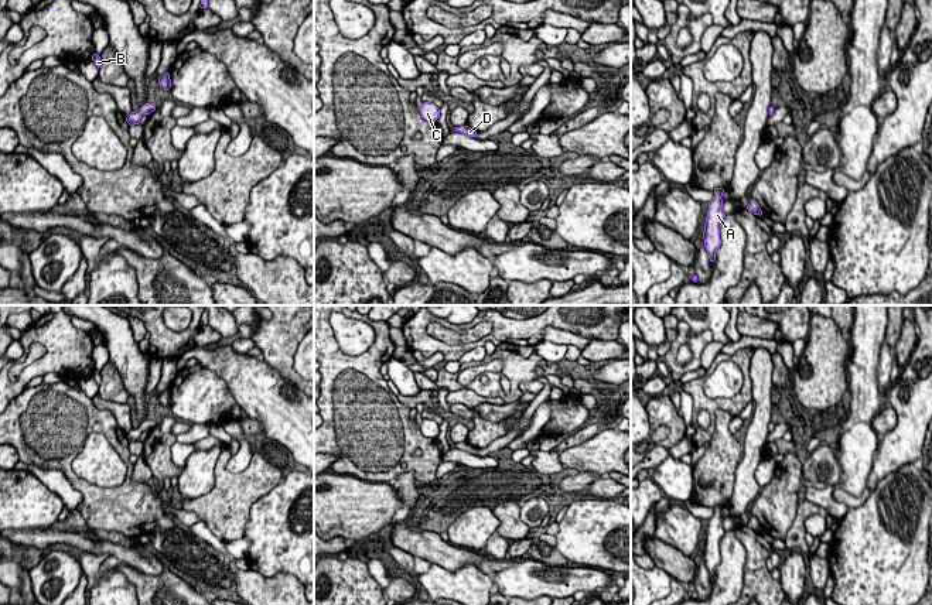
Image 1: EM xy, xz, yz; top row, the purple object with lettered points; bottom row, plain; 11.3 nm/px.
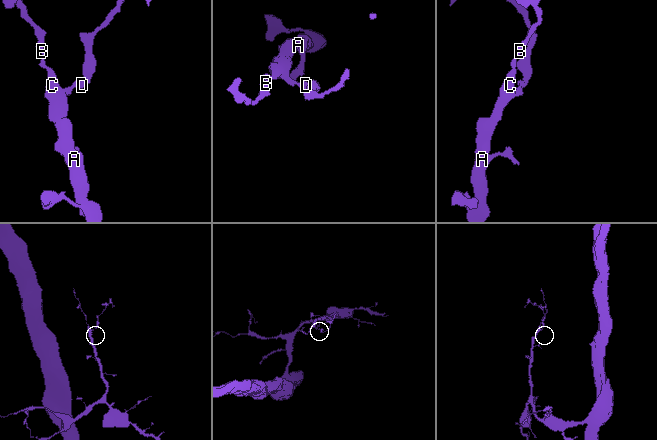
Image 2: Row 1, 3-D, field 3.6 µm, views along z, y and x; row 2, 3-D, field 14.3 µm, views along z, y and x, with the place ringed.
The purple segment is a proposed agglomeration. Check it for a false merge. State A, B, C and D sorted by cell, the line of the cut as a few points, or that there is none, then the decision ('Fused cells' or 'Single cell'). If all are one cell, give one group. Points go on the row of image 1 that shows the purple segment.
Groups: A B C D. No split. Single cell

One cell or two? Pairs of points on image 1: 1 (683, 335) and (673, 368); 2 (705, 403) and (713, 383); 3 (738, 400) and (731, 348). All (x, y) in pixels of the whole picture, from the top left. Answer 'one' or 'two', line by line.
1: one
2: two
3: two

